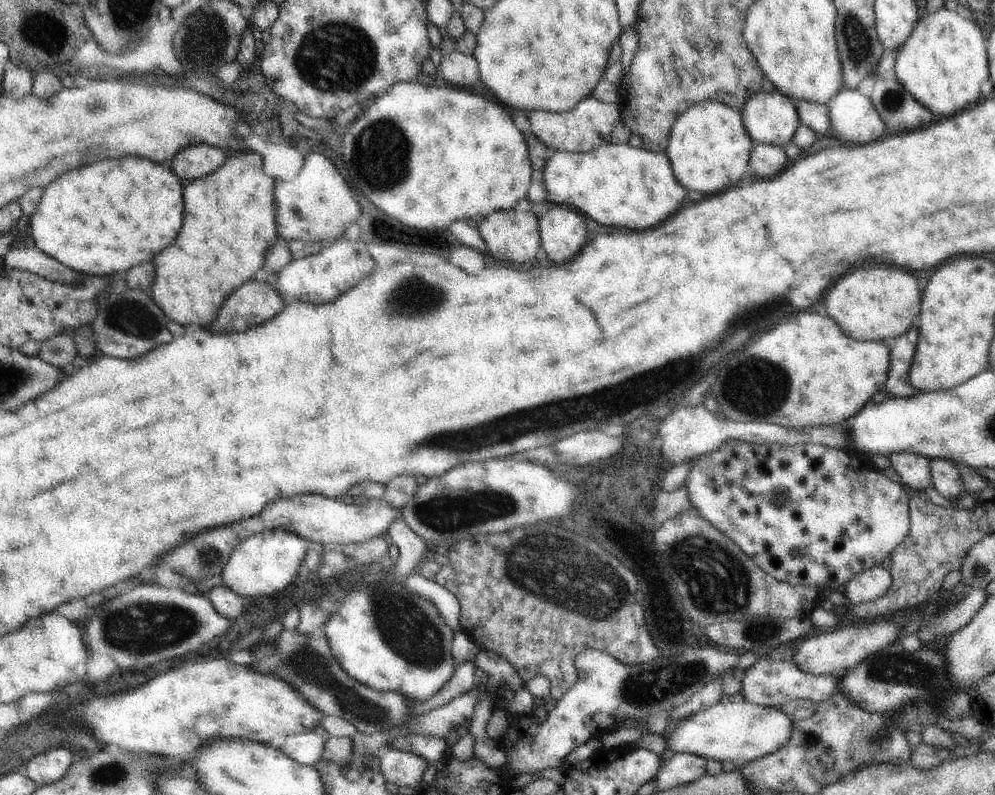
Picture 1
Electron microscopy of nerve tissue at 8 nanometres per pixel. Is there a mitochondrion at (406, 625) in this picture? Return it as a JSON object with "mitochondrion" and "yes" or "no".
{"mitochondrion":"yes"}

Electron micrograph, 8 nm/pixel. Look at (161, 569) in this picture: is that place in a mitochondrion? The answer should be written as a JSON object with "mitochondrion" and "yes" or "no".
{"mitochondrion":"no"}

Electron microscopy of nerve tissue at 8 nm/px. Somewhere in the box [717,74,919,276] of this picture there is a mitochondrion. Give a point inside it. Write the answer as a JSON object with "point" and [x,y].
{"point":[892,100]}

